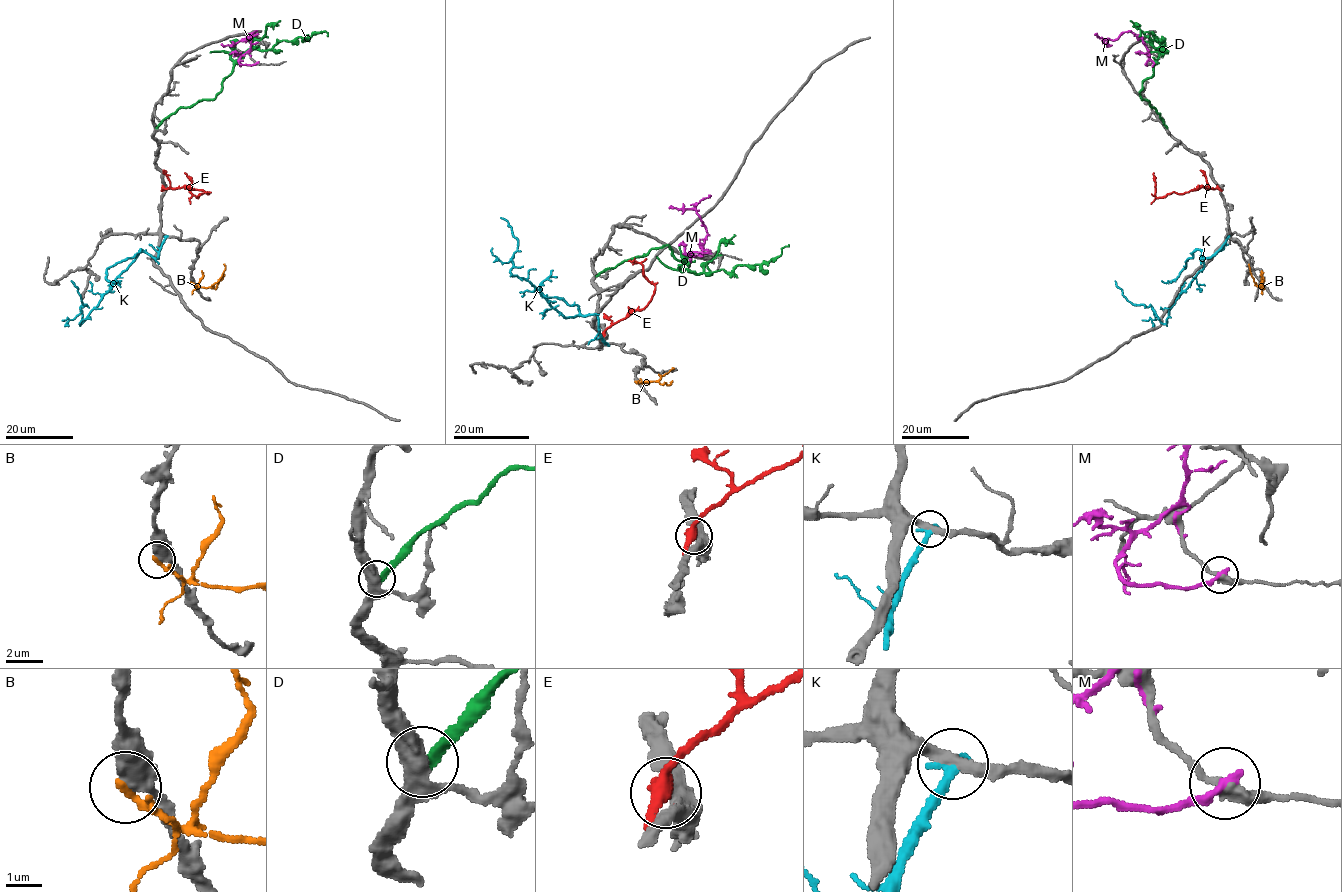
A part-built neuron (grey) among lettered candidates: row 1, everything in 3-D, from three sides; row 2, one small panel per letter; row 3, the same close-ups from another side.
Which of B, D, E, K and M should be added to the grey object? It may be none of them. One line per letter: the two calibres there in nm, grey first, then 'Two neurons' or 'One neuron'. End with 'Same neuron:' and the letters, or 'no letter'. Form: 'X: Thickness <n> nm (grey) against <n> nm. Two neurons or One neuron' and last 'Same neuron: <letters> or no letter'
B: Thickness 440 nm (grey) against 160 nm. Two neurons
D: Thickness 440 nm (grey) against 320 nm. Two neurons
E: Thickness 400 nm (grey) against 400 nm. Two neurons
K: Thickness 260 nm (grey) against 360 nm. Two neurons
M: Thickness 320 nm (grey) against 260 nm. Two neurons
Same neuron: no letter

